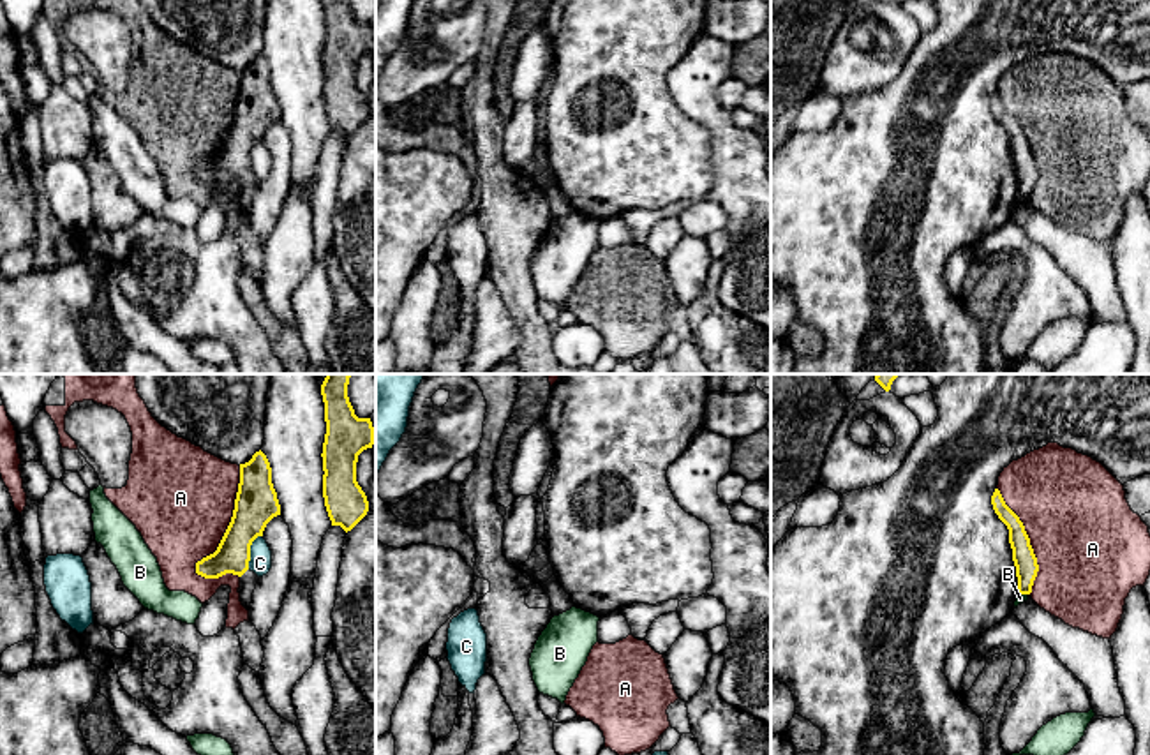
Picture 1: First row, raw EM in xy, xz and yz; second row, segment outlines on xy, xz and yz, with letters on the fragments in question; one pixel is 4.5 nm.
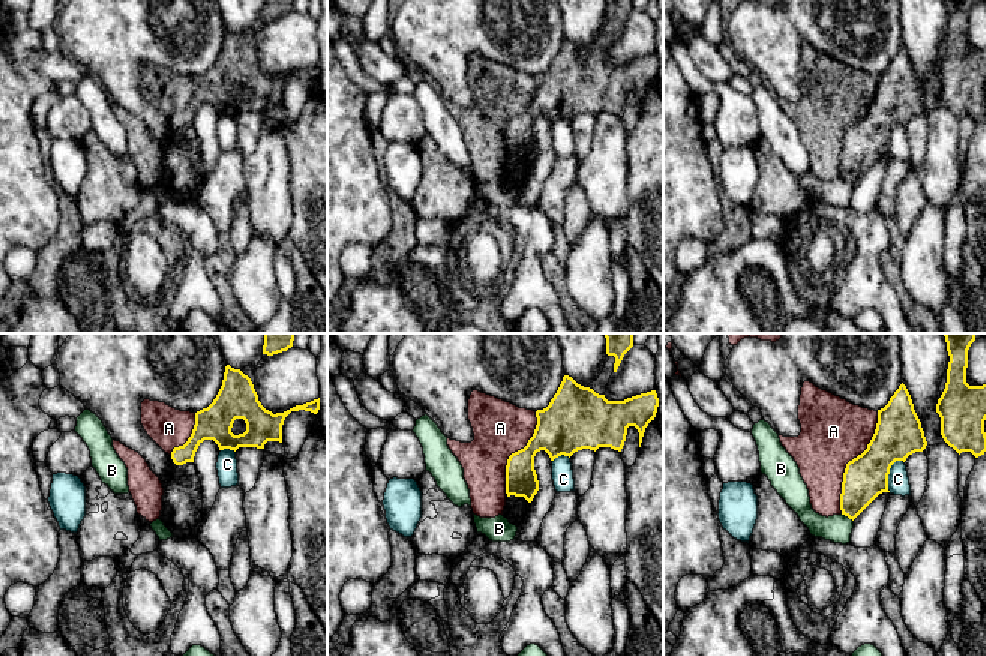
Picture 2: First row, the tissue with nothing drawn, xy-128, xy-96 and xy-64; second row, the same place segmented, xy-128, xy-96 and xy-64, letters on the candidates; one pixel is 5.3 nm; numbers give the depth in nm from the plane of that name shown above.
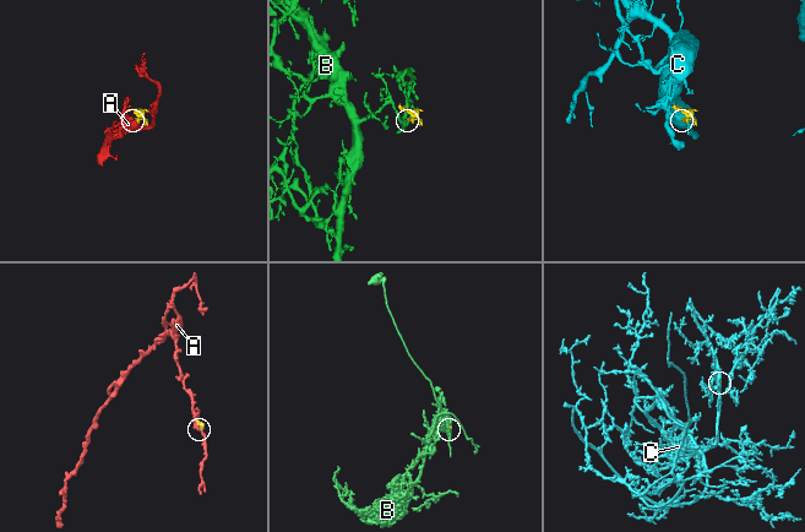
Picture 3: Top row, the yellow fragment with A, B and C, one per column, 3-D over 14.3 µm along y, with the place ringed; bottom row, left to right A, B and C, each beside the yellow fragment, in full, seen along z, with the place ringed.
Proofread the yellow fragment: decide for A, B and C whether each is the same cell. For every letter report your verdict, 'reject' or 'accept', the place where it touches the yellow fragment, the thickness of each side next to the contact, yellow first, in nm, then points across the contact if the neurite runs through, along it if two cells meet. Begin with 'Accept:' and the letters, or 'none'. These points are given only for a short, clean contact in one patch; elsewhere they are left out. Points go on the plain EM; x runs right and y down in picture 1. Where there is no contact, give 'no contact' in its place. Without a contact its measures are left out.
Accept: none
A: reject; contact xy (228, 131); calibres 200 and 480 nm
B: reject; contact yz (1023, 198); calibres 110 and 40 nm; border yz (1020, 198), (1027, 200)
C: reject; contact xy (249, 156); calibres 200 and 100 nm; border xy (261, 140), (251, 150), (247, 173)

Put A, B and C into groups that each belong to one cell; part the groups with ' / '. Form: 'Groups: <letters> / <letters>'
Groups: A / B / C

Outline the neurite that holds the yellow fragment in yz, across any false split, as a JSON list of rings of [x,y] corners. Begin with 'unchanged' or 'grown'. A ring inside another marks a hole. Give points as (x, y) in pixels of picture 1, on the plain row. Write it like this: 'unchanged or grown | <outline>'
unchanged | [[[995,93],[991,101],[991,109],[998,123],[1009,134],[1009,148],[1012,153],[1012,166],[1014,166],[1016,182],[1018,182],[1018,198],[1030,199],[1034,185],[1039,176],[1039,169],[1037,169],[1034,153],[1030,150],[1030,143],[1025,136],[1025,131],[1019,125],[1019,122],[1005,109],[998,93]]]

